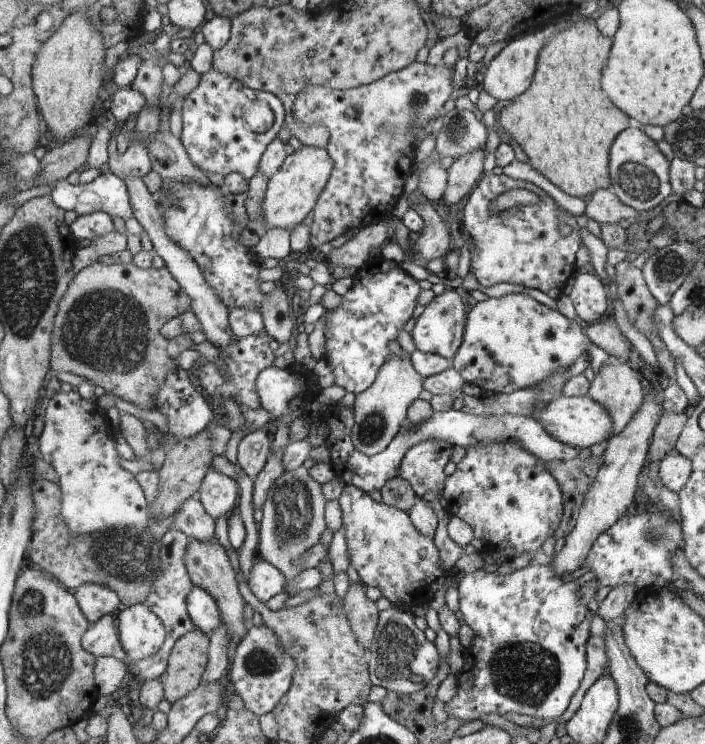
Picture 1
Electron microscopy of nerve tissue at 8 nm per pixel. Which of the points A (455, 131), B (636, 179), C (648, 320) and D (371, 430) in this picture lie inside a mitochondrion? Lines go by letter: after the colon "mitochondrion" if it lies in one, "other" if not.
A: mitochondrion
B: mitochondrion
C: other
D: mitochondrion

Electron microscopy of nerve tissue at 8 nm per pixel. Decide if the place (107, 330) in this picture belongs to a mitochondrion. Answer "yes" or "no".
yes

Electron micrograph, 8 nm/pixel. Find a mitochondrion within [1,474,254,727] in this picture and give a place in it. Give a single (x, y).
(46, 666)

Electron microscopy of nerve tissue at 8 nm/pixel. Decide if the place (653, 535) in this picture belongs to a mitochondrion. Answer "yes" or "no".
yes

